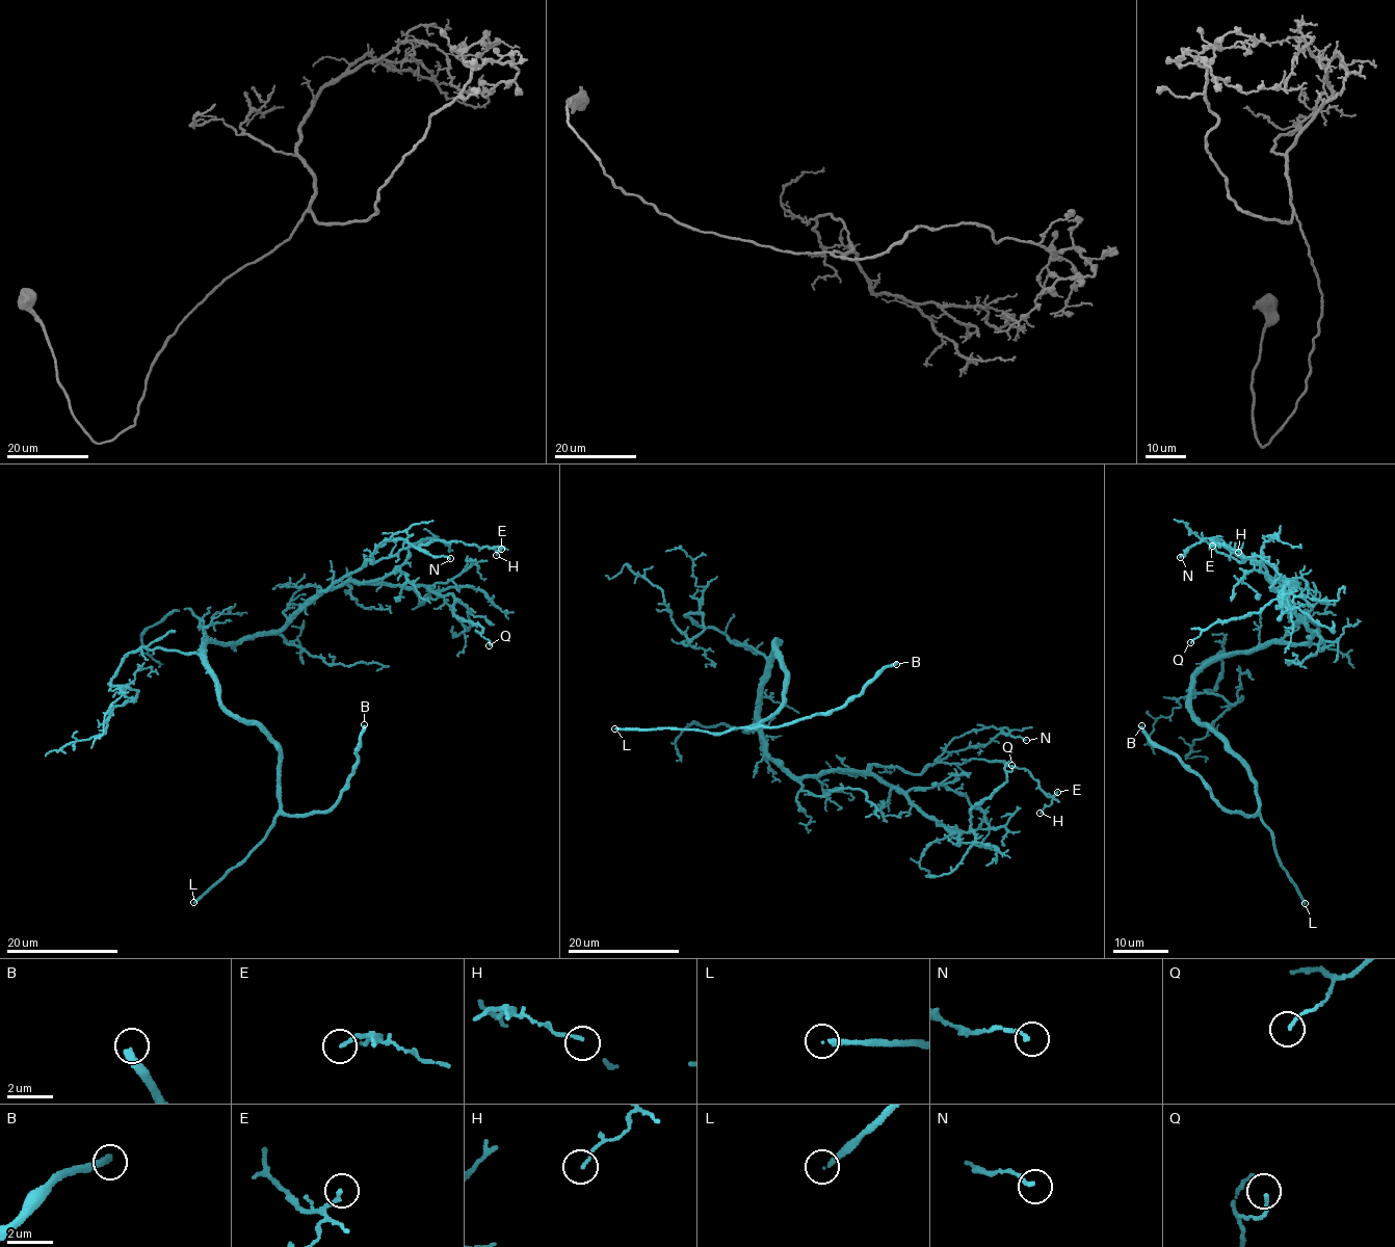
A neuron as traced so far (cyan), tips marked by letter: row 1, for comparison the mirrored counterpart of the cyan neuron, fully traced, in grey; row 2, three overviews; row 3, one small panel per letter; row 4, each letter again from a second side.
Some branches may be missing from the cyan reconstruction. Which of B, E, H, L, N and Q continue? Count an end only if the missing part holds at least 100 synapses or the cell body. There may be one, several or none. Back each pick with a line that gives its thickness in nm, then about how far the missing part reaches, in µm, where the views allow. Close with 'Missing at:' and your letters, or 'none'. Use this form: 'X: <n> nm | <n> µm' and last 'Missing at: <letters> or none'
B: 340 nm | 70 µm
L: 190 nm | 90 µm
Missing at: B, L

